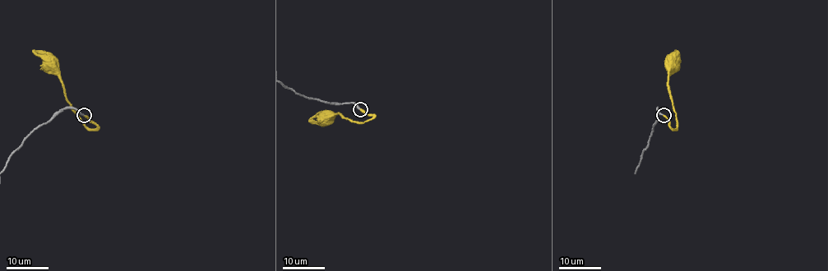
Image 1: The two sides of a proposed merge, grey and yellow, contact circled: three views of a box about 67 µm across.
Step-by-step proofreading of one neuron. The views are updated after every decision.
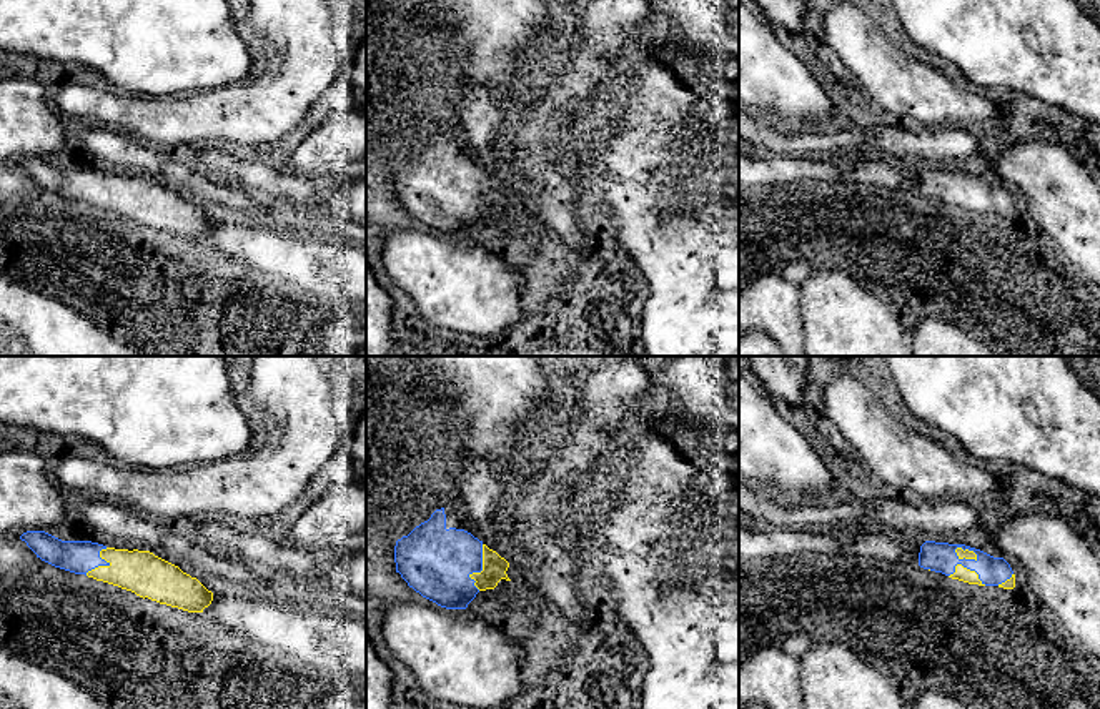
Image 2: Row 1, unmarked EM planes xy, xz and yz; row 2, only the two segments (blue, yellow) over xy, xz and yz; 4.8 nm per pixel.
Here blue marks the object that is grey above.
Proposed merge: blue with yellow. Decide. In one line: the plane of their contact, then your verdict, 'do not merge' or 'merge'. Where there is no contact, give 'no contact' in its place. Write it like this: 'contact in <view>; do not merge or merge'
contact in xz; merge

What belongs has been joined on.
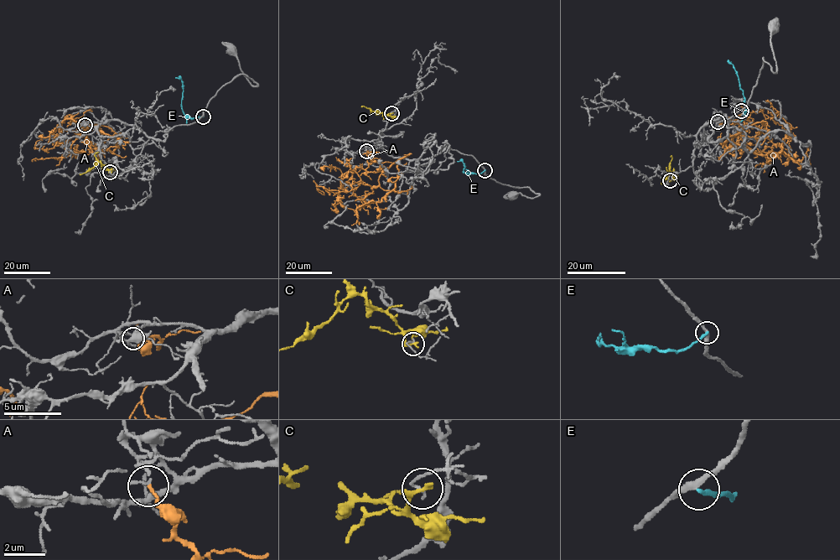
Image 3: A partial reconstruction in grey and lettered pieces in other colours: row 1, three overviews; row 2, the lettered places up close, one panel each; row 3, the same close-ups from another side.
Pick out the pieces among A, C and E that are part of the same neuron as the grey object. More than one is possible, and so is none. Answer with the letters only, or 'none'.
none

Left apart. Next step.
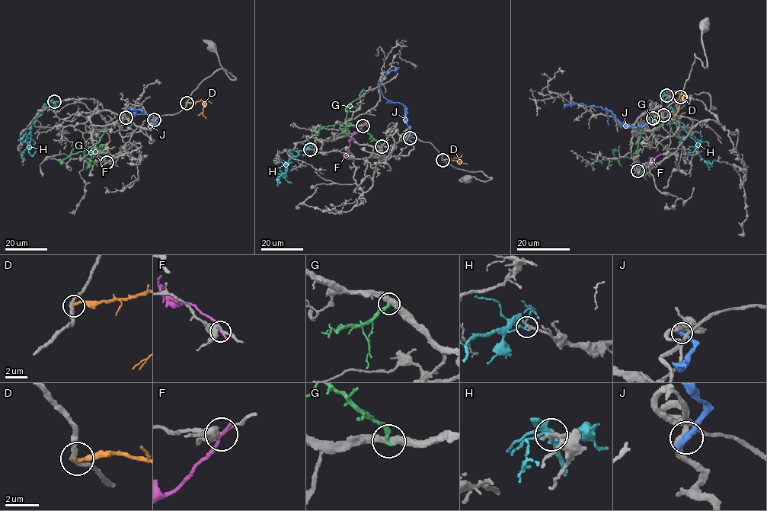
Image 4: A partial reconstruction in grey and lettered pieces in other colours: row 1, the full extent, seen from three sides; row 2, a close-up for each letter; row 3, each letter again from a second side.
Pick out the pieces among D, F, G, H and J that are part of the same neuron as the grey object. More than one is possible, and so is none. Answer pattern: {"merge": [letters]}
{"merge": []}

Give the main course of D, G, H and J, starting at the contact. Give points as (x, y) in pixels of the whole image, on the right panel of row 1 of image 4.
D: (680, 97), (681, 94), (684, 95), (674, 116)
G: (663, 114), (647, 122), (642, 129), (639, 154), (636, 156), (612, 161), (591, 158)
H: (666, 95), (668, 103), (684, 129), (695, 141), (696, 150), (702, 159), (710, 164), (713, 161)
J: (653, 118), (643, 125), (625, 127), (610, 110), (601, 107), (580, 103), (566, 105), (564, 110)

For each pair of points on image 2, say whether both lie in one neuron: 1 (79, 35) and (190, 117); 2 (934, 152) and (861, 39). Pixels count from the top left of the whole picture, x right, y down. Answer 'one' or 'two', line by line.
1: two
2: two

